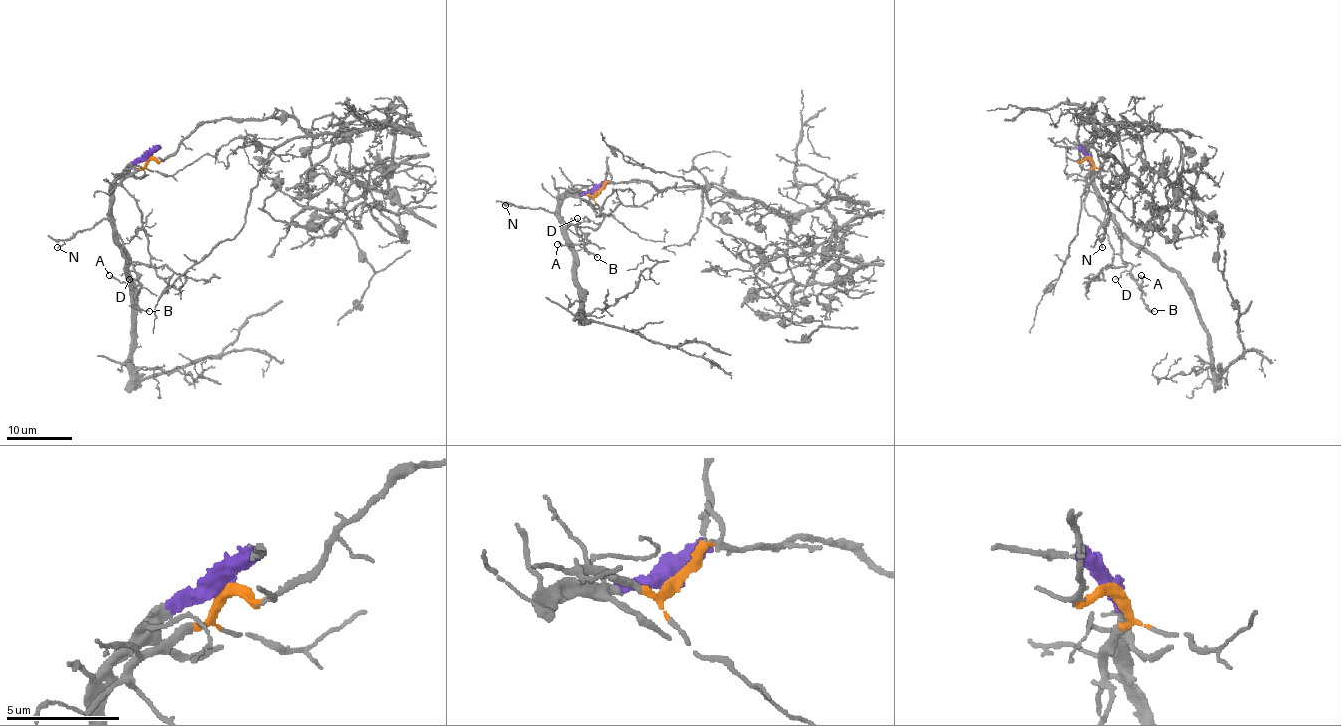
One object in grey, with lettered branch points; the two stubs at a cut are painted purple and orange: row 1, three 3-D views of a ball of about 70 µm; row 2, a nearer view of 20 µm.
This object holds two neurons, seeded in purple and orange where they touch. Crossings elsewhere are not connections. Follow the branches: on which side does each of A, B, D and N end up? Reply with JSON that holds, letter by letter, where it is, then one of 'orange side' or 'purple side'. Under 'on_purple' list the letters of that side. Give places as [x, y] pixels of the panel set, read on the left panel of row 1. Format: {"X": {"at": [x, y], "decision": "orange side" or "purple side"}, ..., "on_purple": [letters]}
{"A": {"at": [109, 275], "decision": "purple side"}, "B": {"at": [149, 311], "decision": "purple side"}, "D": {"at": [129, 279], "decision": "purple side"}, "N": {"at": [57, 247], "decision": "purple side"}, "on_purple": ["A", "B", "D", "N"]}

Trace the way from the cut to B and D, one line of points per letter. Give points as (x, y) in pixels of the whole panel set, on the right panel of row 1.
B: (1090, 156), (1090, 179), (1097, 199), (1121, 235), (1121, 257), (1131, 265), (1131, 275), (1143, 303), (1154, 311)
D: (1090, 156), (1090, 179), (1098, 202), (1110, 214), (1121, 235), (1121, 258), (1131, 265), (1129, 270), (1115, 278)

